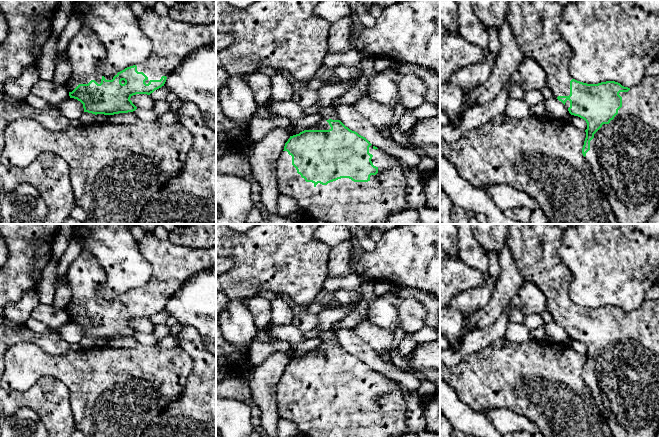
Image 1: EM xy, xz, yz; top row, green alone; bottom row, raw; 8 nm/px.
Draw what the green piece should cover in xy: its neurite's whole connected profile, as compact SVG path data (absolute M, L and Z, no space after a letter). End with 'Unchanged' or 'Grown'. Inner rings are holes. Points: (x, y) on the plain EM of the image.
M146 231L145 237L139 242L139 250L152 266L151 278L143 287L127 291L118 296L114 301L103 300L100 295L102 285L106 281L106 273L92 253L83 249L78 258L69 266L66 276L71 287L72 296L66 311L70 322L77 323L83 328L84 336L95 339L114 339L135 335L137 331L130 324L133 319L150 319L155 314L161 312L164 310L167 300L181 288L186 280L201 271L216 266L216 246L209 249L187 248L176 245L170 240L159 240L155 237L153 231Z. Grown

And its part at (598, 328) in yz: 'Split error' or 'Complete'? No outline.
Split error

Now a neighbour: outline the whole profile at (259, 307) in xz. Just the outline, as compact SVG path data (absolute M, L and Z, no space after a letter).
M254 296L247 300L247 307L253 317L257 330L264 329L271 324L272 312L270 300L261 296Z

